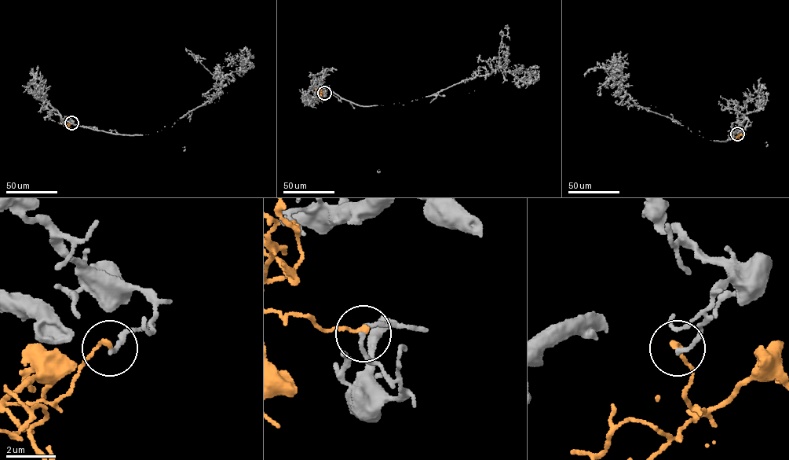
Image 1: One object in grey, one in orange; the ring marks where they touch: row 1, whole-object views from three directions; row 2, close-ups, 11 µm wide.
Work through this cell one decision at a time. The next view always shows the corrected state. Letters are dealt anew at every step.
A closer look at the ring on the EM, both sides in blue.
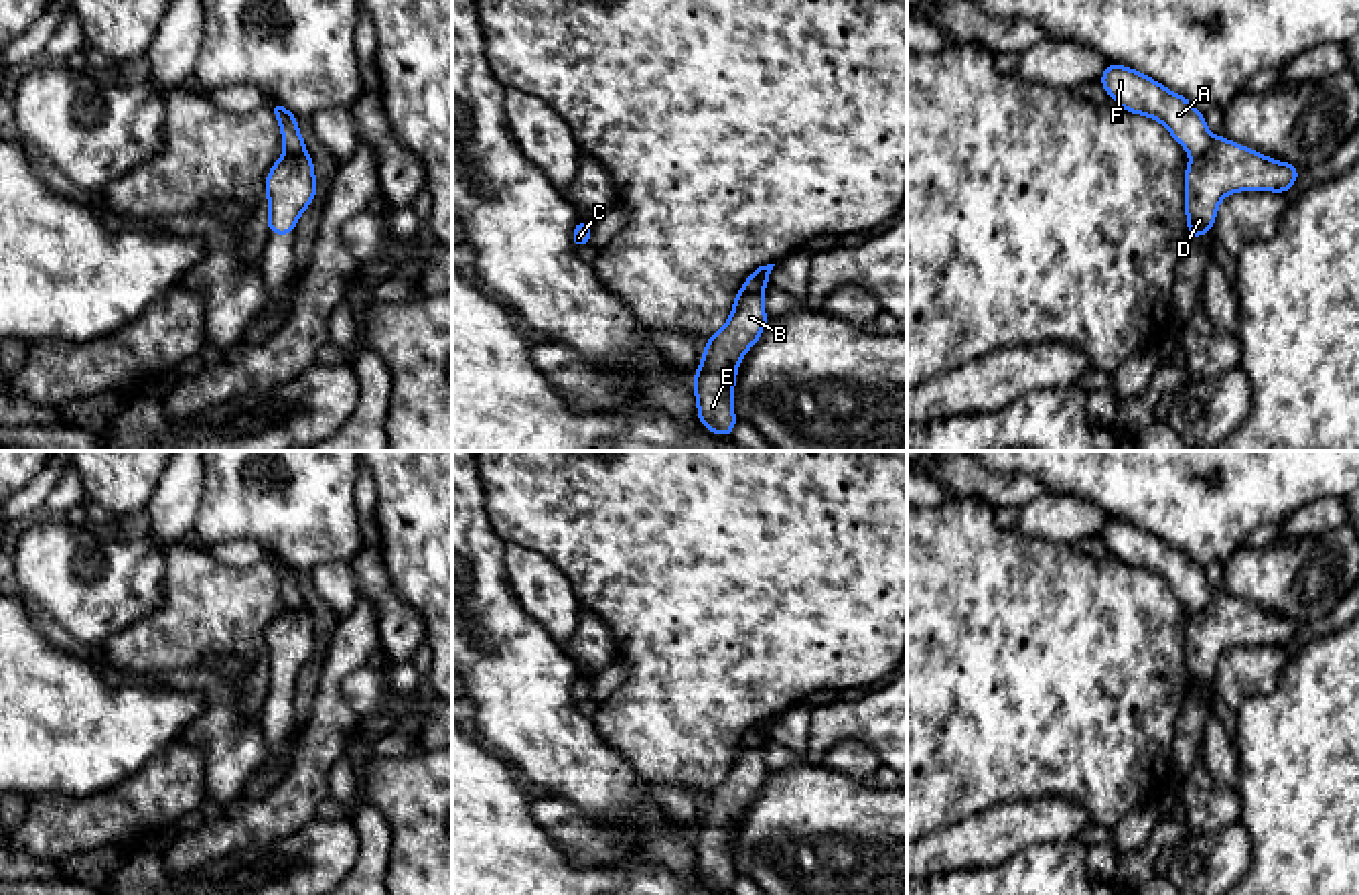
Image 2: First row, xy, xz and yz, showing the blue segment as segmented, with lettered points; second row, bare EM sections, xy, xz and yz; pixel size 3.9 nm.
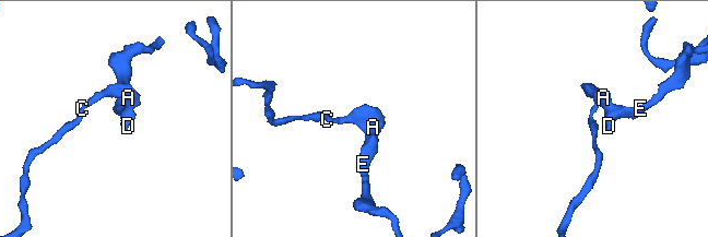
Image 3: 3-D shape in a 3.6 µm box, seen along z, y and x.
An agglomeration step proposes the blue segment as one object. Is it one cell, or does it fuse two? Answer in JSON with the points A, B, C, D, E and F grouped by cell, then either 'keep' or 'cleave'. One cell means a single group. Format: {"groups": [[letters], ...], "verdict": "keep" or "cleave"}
{"groups": [["A", "C", "F"], ["B", "D", "E"]], "verdict": "cleave"}

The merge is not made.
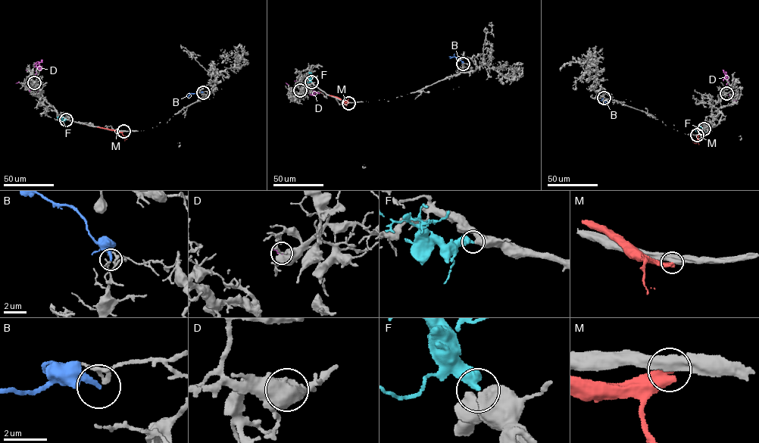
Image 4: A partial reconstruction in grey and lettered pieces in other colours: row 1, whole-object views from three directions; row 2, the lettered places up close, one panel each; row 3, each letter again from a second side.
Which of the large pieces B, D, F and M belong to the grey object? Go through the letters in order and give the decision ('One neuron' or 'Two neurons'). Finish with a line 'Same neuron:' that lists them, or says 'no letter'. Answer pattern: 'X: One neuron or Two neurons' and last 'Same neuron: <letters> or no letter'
B: Two neurons
D: Two neurons
F: One neuron
M: Two neurons
Same neuron: F

